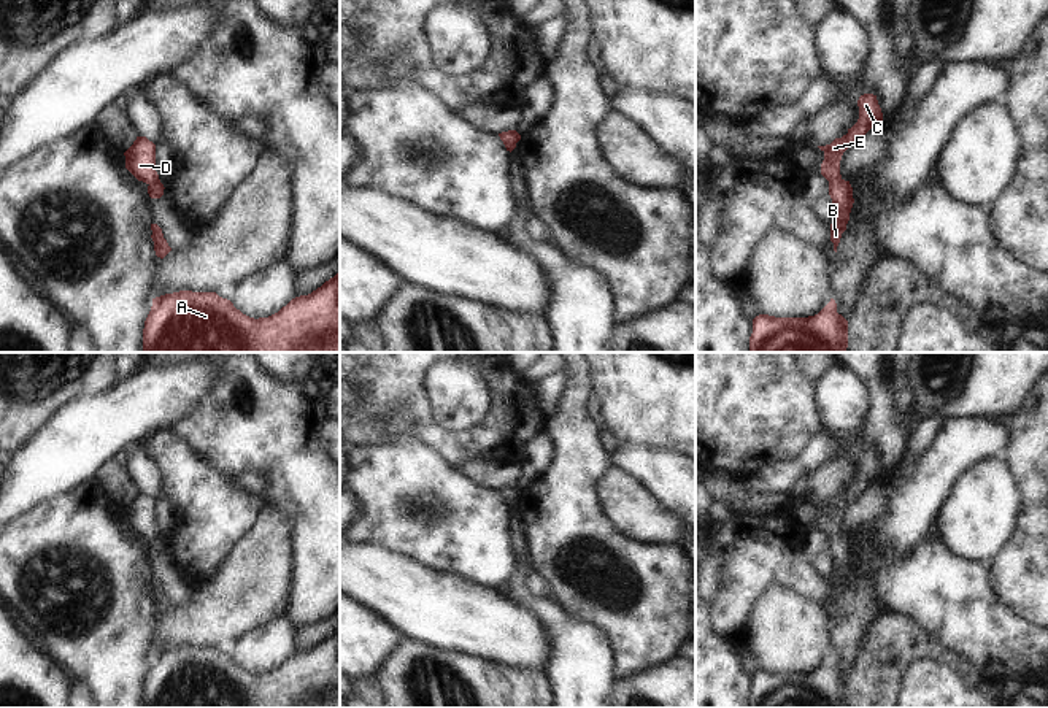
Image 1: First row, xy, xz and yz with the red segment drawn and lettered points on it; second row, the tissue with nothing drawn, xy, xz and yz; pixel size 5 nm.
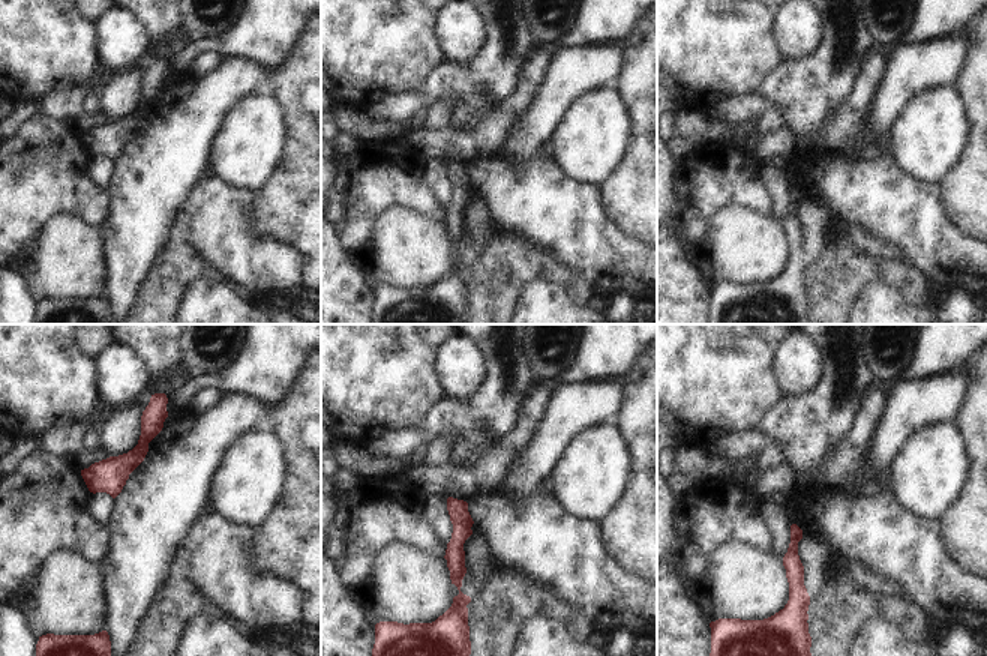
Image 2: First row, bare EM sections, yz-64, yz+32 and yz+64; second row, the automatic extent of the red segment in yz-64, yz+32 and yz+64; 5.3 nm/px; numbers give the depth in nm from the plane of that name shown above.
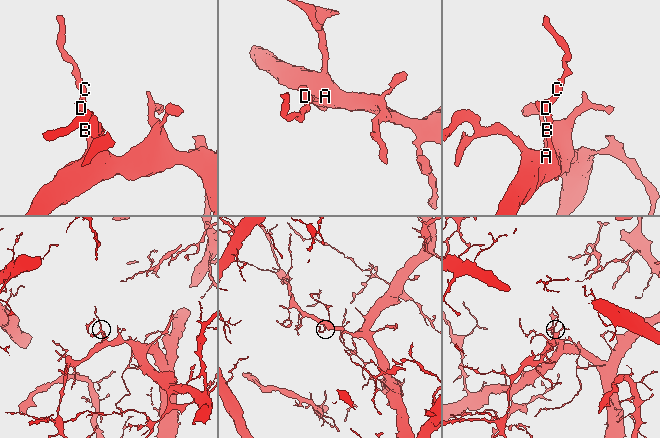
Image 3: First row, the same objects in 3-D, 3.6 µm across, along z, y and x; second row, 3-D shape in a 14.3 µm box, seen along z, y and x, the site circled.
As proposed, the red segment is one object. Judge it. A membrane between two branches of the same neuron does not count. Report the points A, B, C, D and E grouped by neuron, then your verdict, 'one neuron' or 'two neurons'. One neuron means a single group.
A B C D E; one neuron

